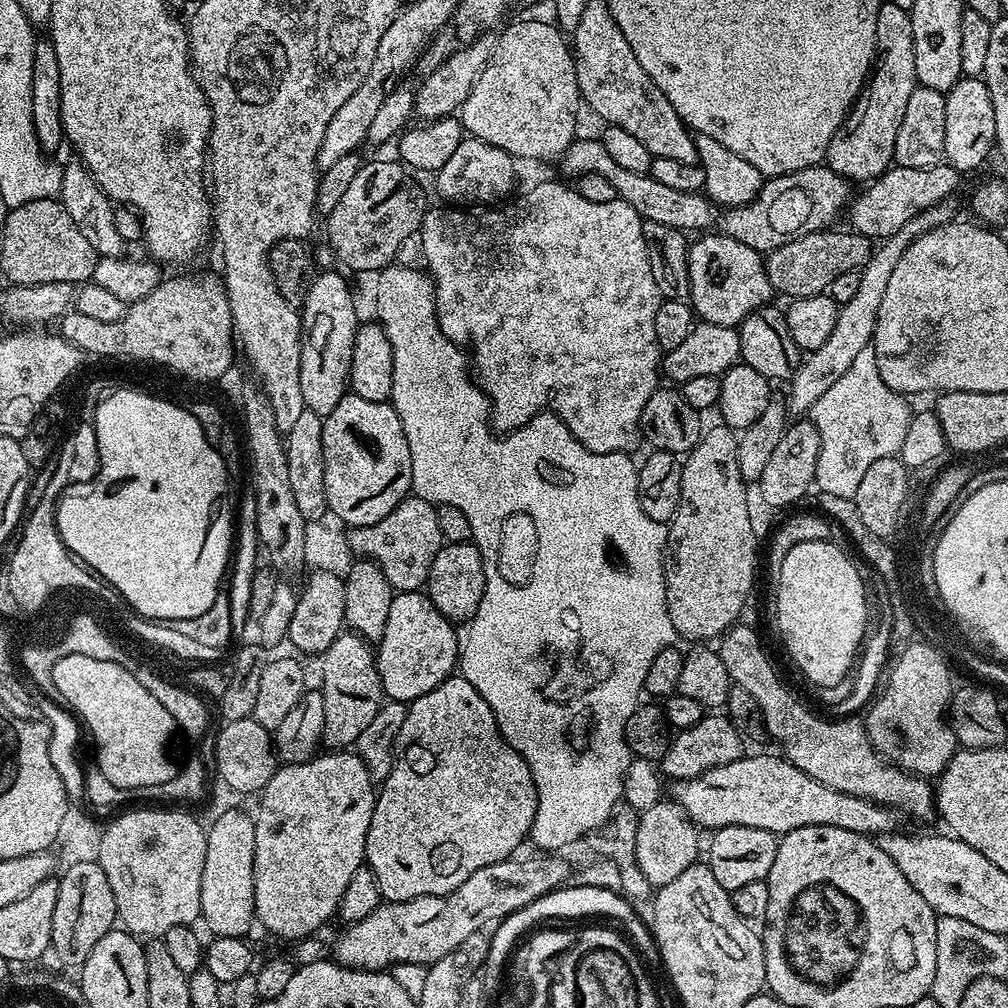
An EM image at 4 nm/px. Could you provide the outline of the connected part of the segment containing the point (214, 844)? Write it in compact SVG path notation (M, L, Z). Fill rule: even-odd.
M234 808L224 811L206 832L207 850L206 861L202 872L202 902L200 913L203 923L213 931L212 934L222 937L245 937L246 933L255 923L254 902L254 838L256 837L255 819L240 810Z

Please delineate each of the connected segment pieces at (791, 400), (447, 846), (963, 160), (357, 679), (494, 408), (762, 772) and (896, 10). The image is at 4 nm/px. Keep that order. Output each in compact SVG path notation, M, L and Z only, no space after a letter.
M949 198L914 214L910 222L905 222L897 232L875 245L872 257L865 262L864 268L859 269L857 293L854 298L850 298L850 302L840 305L838 322L834 322L834 331L830 338L826 338L826 343L818 346L818 350L807 353L790 377L786 408L793 417L800 418L811 413L814 402L818 402L818 398L822 398L822 394L826 394L826 390L830 390L830 386L834 386L834 382L838 382L838 378L842 378L842 374L846 374L846 370L850 370L850 366L857 364L869 351L876 329L878 306L882 306L882 298L886 295L890 277L894 275L894 266L898 266L898 258L902 258L902 254L906 254L906 250L910 250L910 246L918 238L922 238L922 234L943 224L953 223L957 219L956 202L955 199Z
M453 674L447 680L443 680L434 690L422 694L418 699L407 705L405 721L402 722L400 733L397 734L396 744L399 752L395 757L395 764L390 770L389 776L382 781L378 788L374 814L370 818L370 830L366 834L366 850L364 858L367 867L372 869L374 878L380 887L380 895L385 901L400 904L403 900L413 900L423 896L444 896L453 892L474 870L482 870L482 866L490 866L494 862L502 862L513 855L512 852L523 840L529 839L532 823L536 817L538 798L536 787L530 766L507 742L504 735L500 733L500 727L496 724L494 714L490 706L486 706L486 698L466 682L466 678L459 674Z
M964 76L946 93L946 150L944 160L961 174L972 172L984 164L984 159L996 148L996 123L994 122L994 102L990 102L990 90L983 79Z
M351 630L341 632L338 638L322 654L324 665L320 668L320 680L324 693L324 709L326 710L326 722L324 723L323 743L332 750L344 750L355 745L356 739L362 734L362 730L370 725L374 716L378 714L382 701L385 699L384 683L380 681L380 675L376 669L376 652L373 645L356 635Z
M544 180L533 186L529 192L521 194L517 200L509 199L499 206L488 206L483 210L465 210L460 206L429 207L420 223L418 240L424 251L424 260L432 283L436 286L436 321L442 334L450 338L461 348L470 349L470 368L474 373L477 386L488 398L490 423L497 433L512 432L522 425L528 424L540 412L549 407L548 399L552 396L552 388L556 391L554 411L574 434L586 450L598 454L622 452L635 453L635 448L642 444L640 435L640 419L642 410L658 387L656 372L662 368L662 350L654 334L654 317L658 314L661 294L658 282L654 282L654 274L650 270L650 254L646 250L644 237L644 221L640 219L638 210L619 198L610 202L586 202L576 193L575 187L559 184L556 180Z
M748 754L742 760L706 770L700 776L675 781L671 785L671 799L693 824L704 830L754 826L758 830L783 834L802 826L829 824L875 838L881 832L890 832L897 827L898 816L893 809L834 790L798 770L798 766L791 764L783 755L775 755Z
M891 2L881 3L878 10L876 58L872 71L857 96L855 104L828 147L826 167L849 182L880 179L894 164L894 142L898 126L906 114L906 102L917 87L914 70L914 30L912 13Z

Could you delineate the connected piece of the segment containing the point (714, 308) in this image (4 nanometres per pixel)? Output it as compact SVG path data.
M704 234L693 239L688 249L688 295L693 313L703 323L736 328L754 310L765 307L774 296L770 278L766 274L765 257L746 242L738 242L723 234Z

